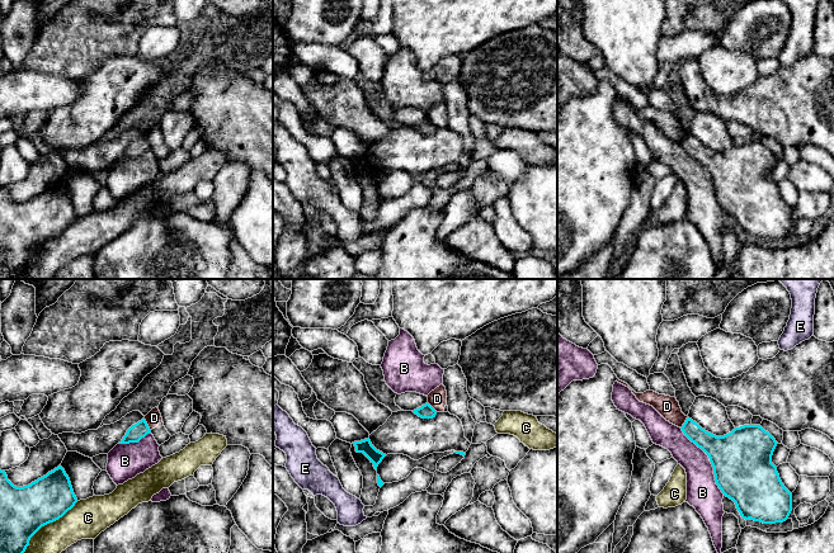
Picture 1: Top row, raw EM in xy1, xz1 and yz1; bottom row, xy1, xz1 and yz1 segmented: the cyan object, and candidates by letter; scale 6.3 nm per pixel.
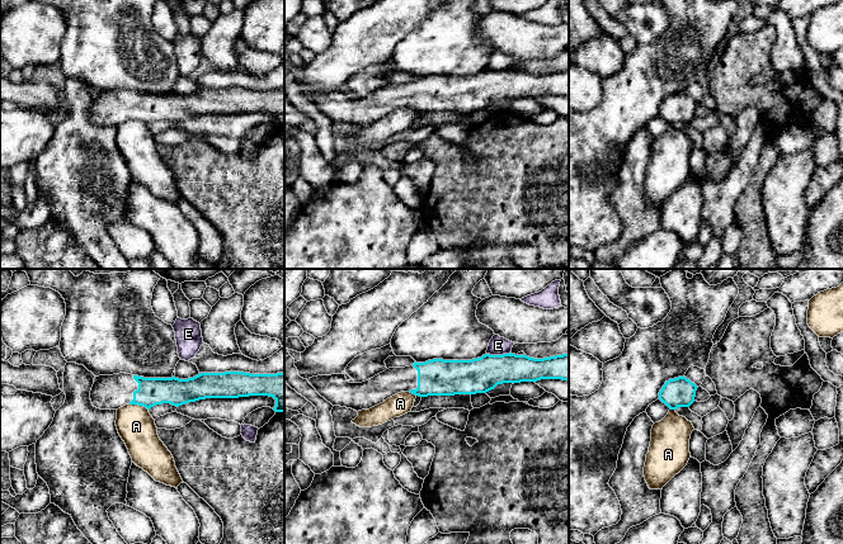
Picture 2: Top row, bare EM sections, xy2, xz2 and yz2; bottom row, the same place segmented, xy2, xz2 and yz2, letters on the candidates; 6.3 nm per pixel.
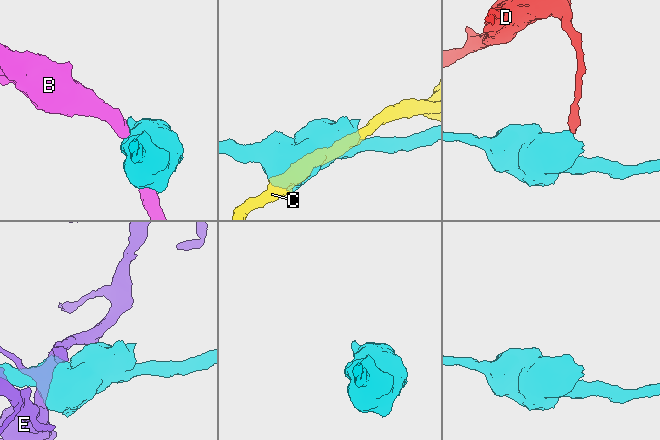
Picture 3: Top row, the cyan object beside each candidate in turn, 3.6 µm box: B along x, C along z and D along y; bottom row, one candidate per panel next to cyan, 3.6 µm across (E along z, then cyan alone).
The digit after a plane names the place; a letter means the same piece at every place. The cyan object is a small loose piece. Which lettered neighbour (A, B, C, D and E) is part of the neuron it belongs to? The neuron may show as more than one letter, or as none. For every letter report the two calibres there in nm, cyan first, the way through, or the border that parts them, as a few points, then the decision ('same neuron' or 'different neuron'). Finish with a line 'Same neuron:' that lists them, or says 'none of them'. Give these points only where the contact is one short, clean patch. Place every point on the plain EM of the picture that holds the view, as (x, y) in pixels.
A: 180/240 nm | along xy2 (130, 119), (137, 119), (147, 126) | different neuron
B: 380/200 nm | different neuron
C: 300/220 nm | different neuron
D: 100/100 nm | along xy1 (144, 135), (150, 146) | different neuron
E: 220/120 nm | different neuron
Same neuron: none of them

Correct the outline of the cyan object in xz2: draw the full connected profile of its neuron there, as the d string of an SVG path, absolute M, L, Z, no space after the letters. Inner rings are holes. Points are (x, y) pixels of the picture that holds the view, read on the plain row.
M485 70L472 76L433 75L405 84L388 84L362 99L349 99L345 90L309 95L333 122L369 126L387 114L410 108L419 113L486 109L503 99L569 96L569 70L534 75L527 71Z

